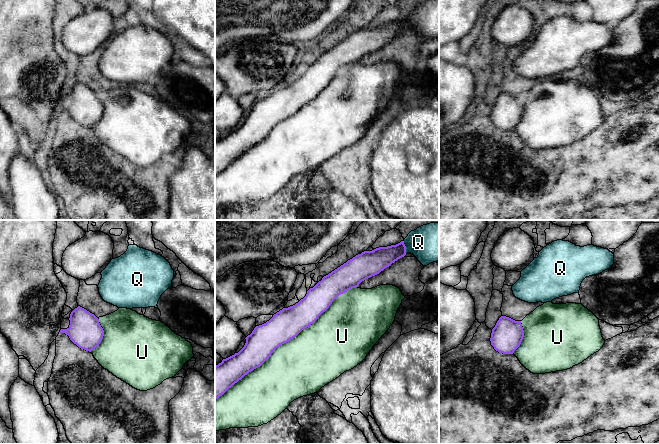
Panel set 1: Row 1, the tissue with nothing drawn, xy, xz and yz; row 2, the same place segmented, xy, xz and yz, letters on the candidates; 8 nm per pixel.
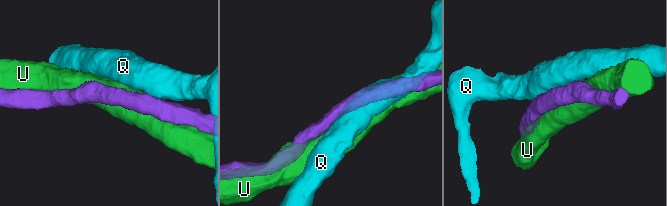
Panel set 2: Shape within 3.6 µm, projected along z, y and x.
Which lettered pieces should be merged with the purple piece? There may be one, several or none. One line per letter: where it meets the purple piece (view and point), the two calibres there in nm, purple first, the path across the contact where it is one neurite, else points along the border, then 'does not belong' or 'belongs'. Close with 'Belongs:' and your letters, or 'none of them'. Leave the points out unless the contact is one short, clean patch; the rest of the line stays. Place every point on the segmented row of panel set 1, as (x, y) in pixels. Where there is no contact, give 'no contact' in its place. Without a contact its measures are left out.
Q: meets purple in xz at (405, 247); 180 nm thick on the purple side, 300 nm on the other; border along xz (403, 240), (406, 246), (406, 253); does not belong
U: meets purple in xz at (285, 342); 240 nm thick on the purple side, 460 nm on the other; belongs
Belongs: U

